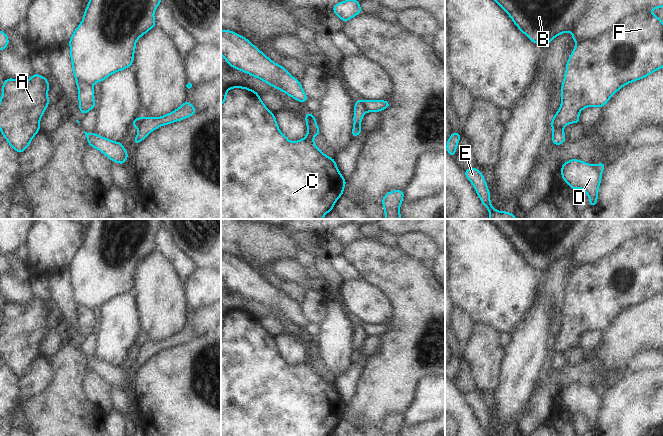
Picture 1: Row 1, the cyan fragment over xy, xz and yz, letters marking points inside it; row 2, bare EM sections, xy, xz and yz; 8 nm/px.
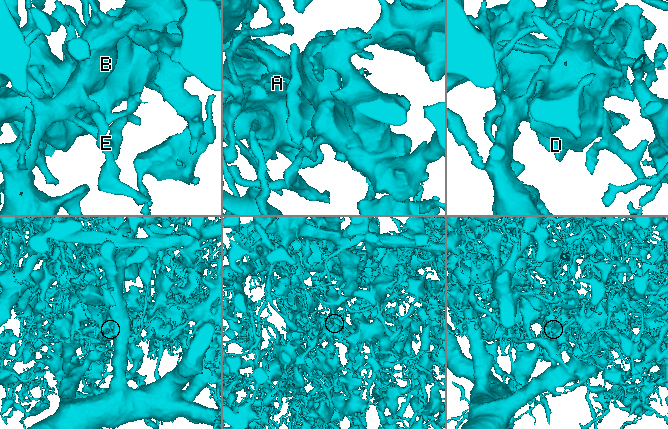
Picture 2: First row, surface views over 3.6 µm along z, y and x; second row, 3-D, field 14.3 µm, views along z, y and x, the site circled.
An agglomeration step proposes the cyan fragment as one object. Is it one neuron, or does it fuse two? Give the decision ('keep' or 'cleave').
cleave

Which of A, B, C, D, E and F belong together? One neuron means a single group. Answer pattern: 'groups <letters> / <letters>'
groups A C F / B D E

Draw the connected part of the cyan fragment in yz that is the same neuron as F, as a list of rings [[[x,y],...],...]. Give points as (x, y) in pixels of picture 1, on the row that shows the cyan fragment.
[[[644,11],[625,17],[615,27],[593,39],[579,42],[572,51],[564,73],[561,85],[561,105],[552,118],[553,125],[564,128],[571,123],[581,123],[579,113],[587,107],[604,107],[609,99],[626,84],[638,81],[663,68],[663,22],[662,20]]]

